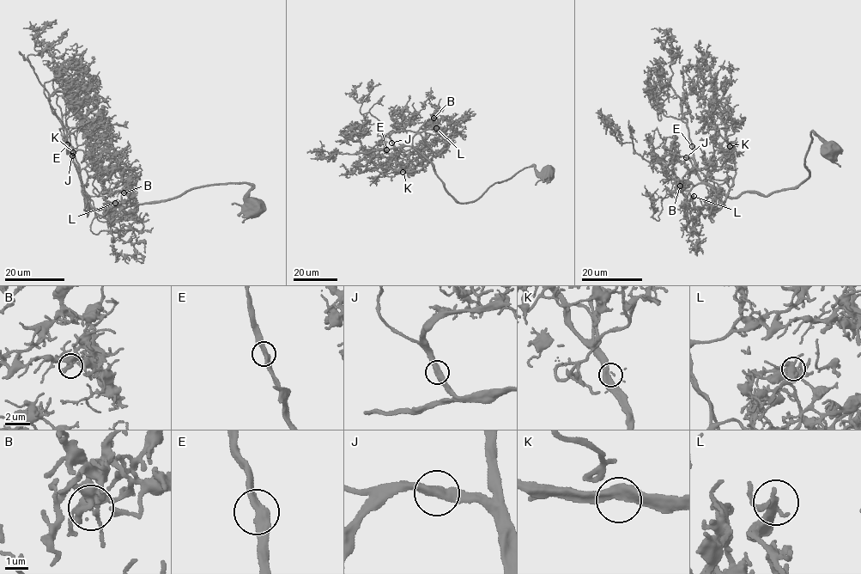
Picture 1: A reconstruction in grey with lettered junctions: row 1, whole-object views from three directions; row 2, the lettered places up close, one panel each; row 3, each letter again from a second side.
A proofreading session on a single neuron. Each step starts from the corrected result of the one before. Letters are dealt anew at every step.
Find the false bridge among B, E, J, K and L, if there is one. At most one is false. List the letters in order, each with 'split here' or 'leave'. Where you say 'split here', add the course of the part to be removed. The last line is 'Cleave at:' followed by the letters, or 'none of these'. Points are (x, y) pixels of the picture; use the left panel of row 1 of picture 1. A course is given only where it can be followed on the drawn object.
B: leave
E: leave
J: leave
K: leave
L: leave
Cleave at: none of these

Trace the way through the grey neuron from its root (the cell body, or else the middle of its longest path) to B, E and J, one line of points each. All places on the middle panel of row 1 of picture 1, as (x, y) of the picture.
B: (548, 174), (525, 167), (475, 200), (457, 202), (429, 160), (391, 139), (396, 131), (416, 131), (433, 118)
E: (548, 174), (525, 167), (491, 185), (475, 200), (457, 202), (425, 156), (409, 146), (386, 149)
J: (548, 174), (525, 167), (491, 185), (475, 200), (457, 202), (429, 160), (410, 146), (397, 147), (391, 143)

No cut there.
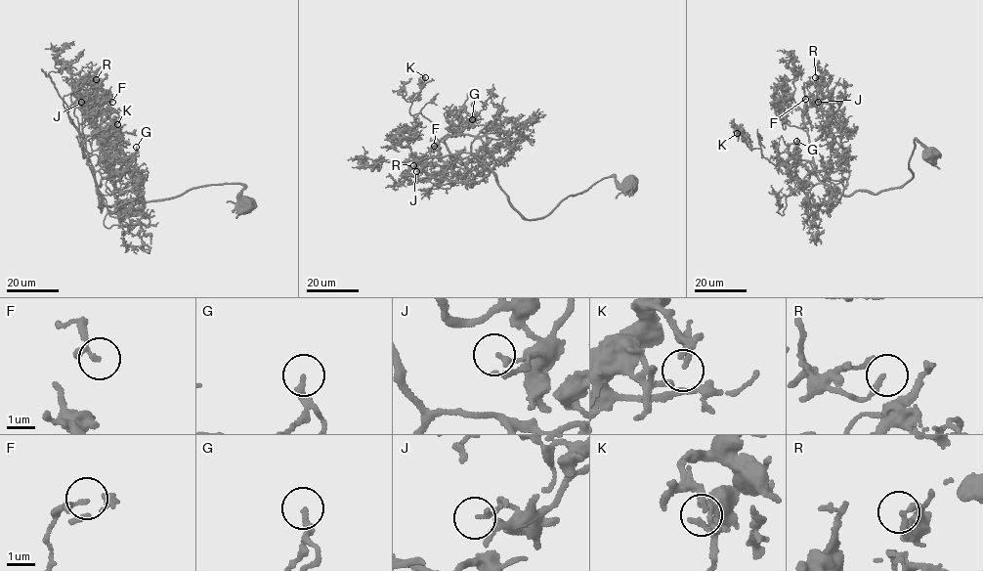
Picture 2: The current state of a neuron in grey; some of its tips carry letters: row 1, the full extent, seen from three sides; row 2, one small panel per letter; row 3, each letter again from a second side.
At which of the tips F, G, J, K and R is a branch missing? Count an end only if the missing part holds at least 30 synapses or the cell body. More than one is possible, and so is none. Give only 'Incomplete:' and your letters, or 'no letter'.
Incomplete: no letter

